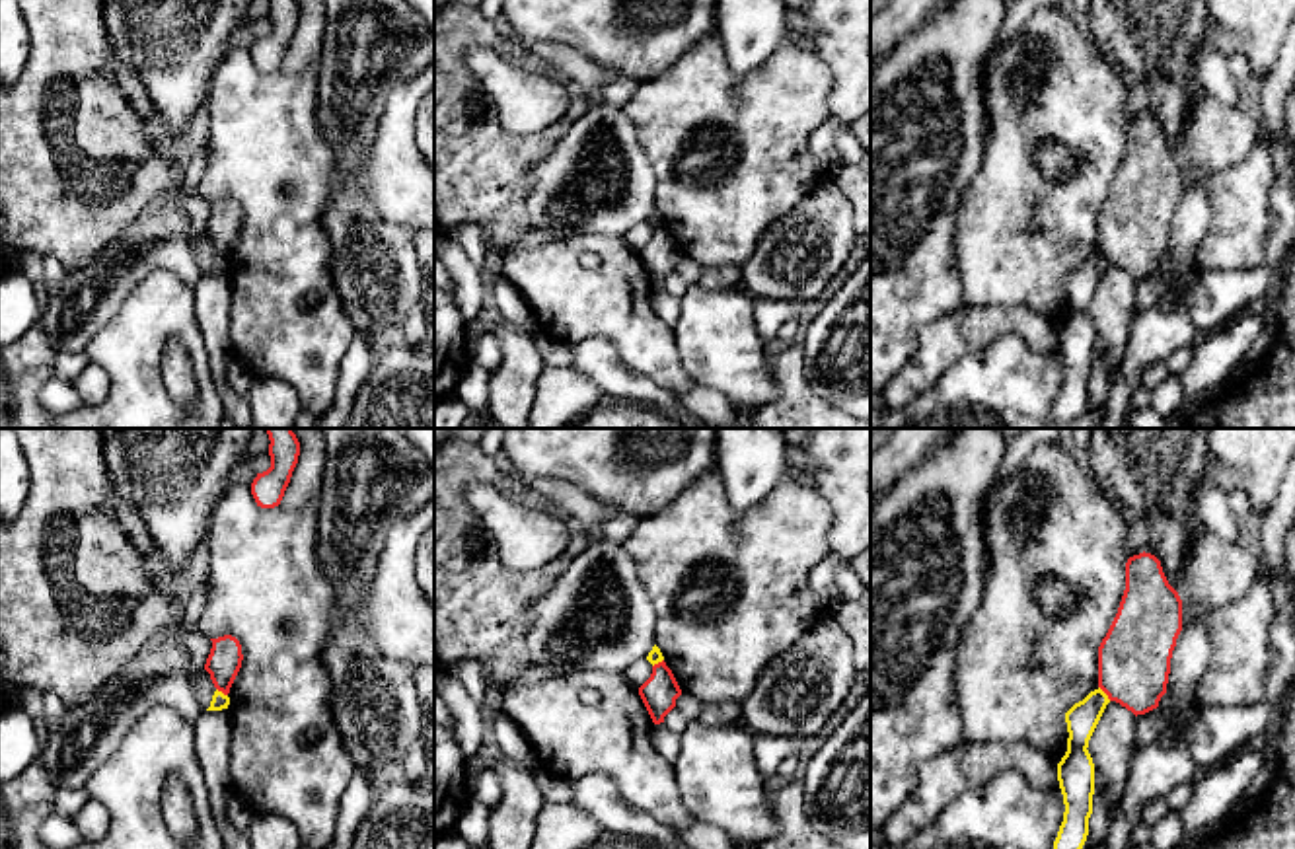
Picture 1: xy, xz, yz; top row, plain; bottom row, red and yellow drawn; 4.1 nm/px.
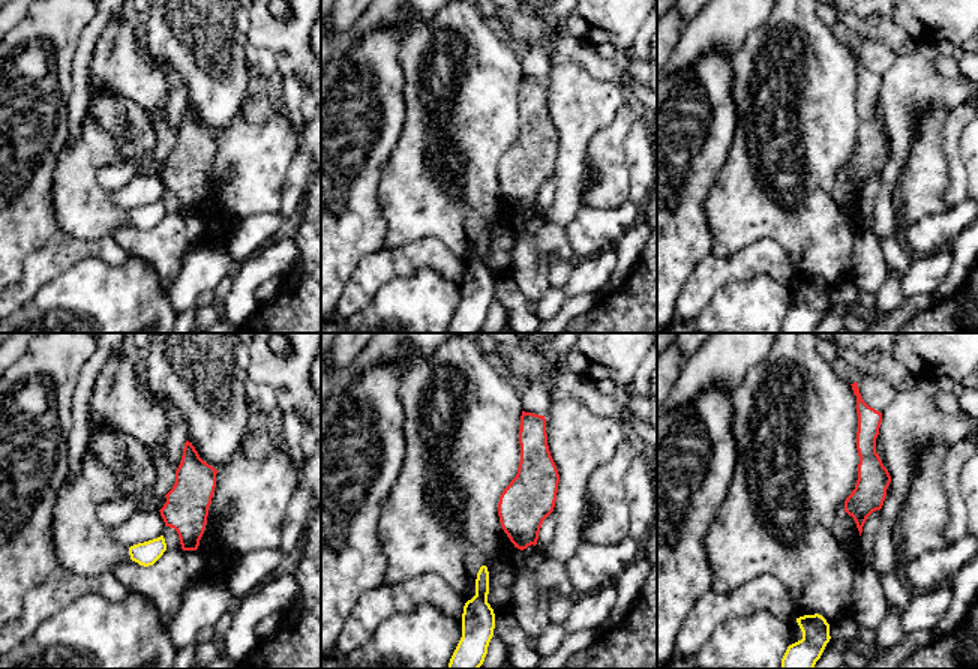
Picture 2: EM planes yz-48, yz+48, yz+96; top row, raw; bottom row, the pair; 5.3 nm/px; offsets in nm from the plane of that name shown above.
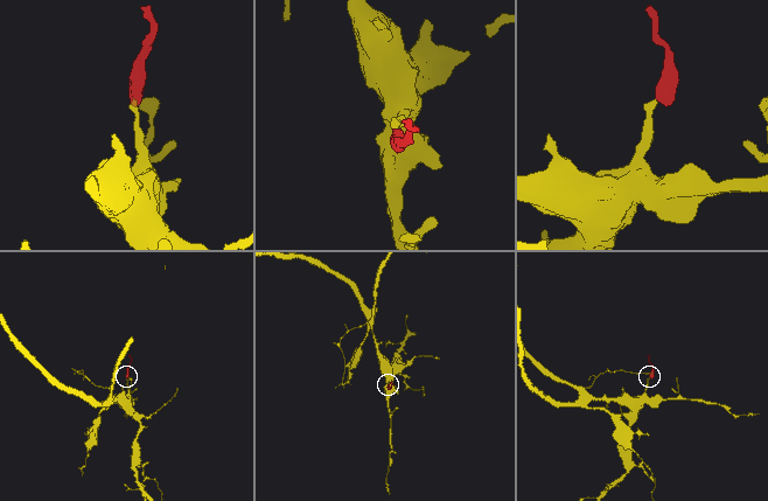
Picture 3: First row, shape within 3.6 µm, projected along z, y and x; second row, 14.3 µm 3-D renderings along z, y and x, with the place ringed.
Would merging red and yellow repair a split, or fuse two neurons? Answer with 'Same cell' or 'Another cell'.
Another cell

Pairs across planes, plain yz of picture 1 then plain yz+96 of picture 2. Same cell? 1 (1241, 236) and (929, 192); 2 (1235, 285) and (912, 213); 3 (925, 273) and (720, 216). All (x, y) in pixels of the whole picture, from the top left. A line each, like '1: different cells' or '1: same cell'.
1: different cells
2: different cells
3: different cells

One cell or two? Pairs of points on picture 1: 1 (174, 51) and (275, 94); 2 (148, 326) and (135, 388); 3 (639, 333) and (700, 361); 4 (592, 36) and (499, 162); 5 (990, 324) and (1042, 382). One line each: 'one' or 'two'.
1: two
2: one
3: two
4: two
5: two

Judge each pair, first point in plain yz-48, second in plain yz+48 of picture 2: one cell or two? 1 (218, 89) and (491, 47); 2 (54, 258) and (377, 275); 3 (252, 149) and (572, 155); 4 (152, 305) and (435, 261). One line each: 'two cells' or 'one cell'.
1: two cells
2: one cell
3: two cells
4: two cells

